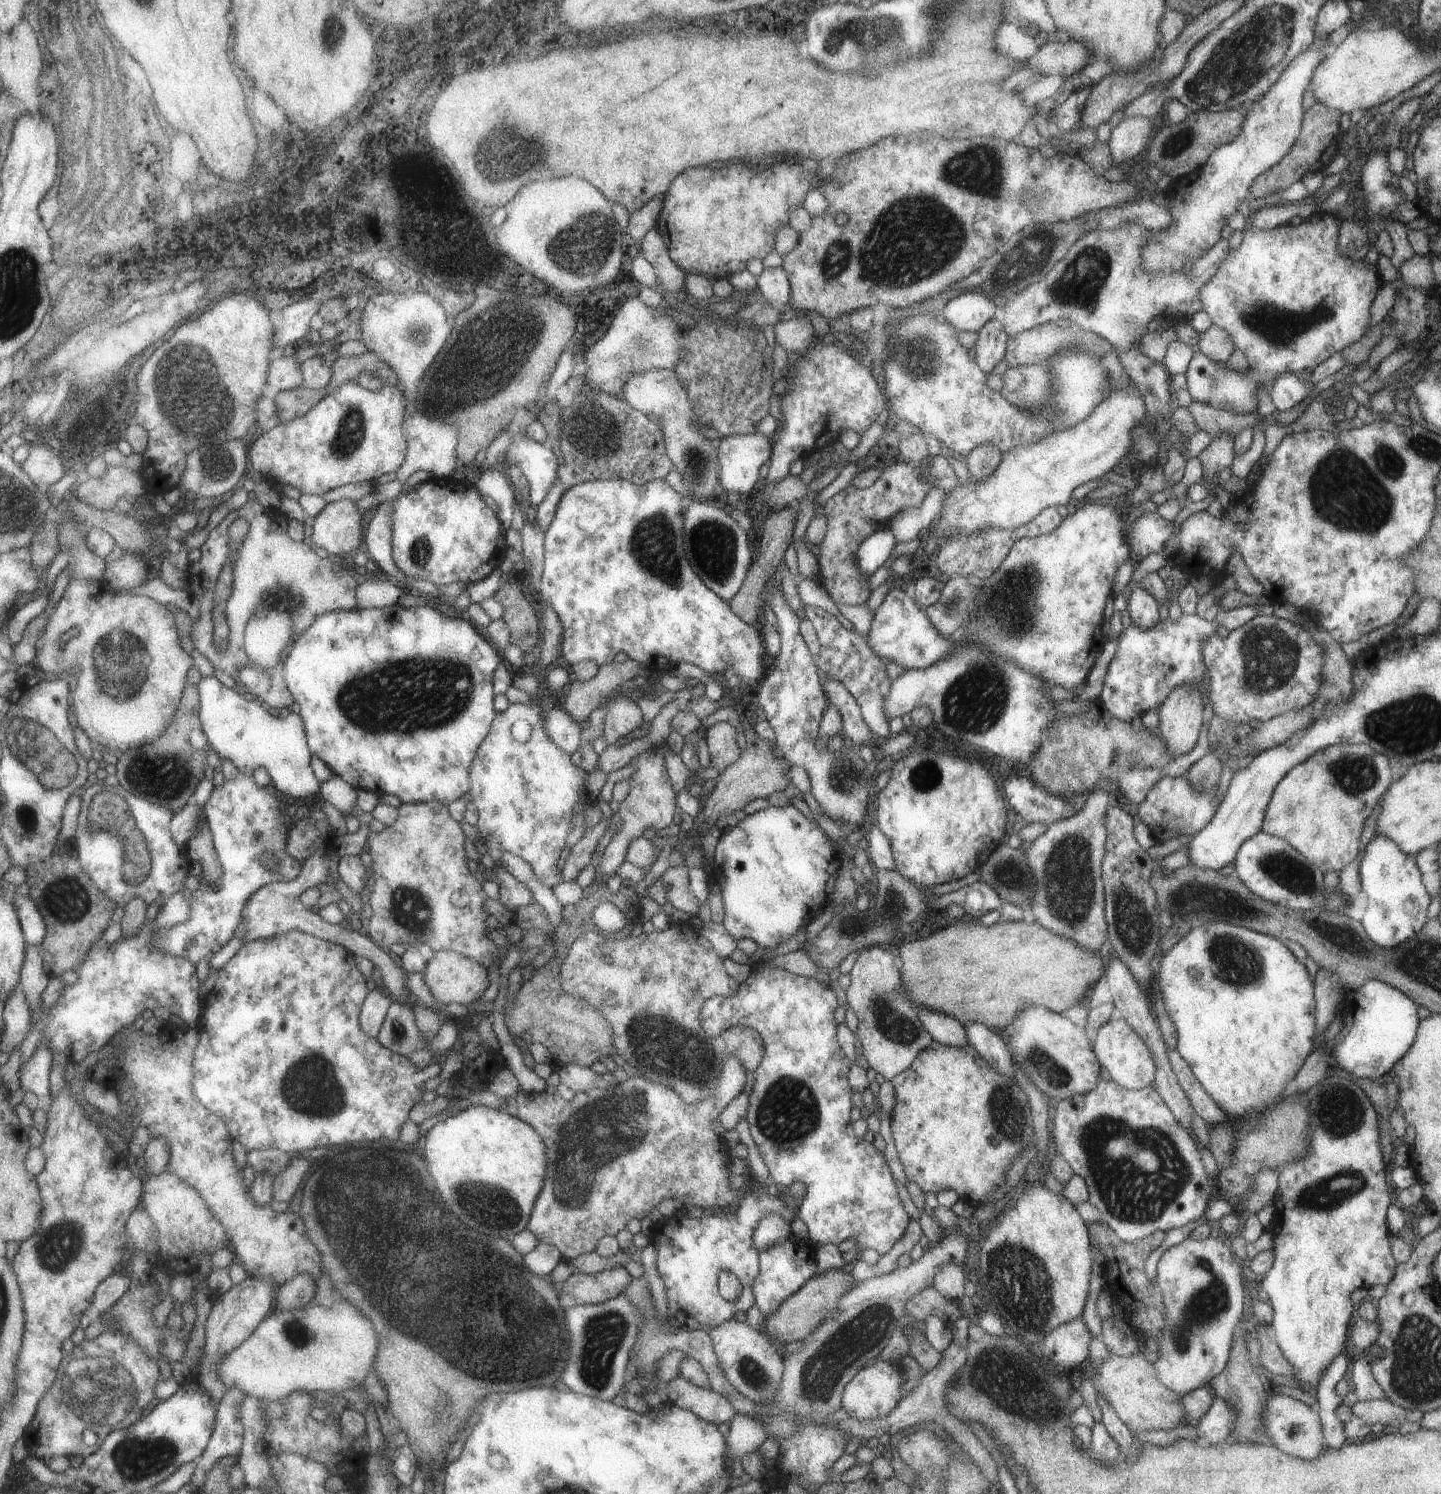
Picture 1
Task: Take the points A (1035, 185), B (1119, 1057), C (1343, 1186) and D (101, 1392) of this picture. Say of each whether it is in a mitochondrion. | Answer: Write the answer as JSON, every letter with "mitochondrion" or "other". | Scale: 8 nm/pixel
{"A":"other","B":"other","C":"mitochondrion","D":"mitochondrion"}

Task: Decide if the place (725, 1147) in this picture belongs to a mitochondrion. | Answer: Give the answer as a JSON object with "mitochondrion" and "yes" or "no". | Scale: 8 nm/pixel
{"mitochondrion":"no"}

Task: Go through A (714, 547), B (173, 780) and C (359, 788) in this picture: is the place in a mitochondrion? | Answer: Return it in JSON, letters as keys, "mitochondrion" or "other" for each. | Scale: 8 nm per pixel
{"A":"mitochondrion","B":"mitochondrion","C":"other"}

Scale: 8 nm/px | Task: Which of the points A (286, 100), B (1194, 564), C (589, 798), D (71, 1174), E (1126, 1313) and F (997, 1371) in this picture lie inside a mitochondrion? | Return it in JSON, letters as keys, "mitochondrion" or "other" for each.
{"A":"other","B":"other","C":"other","D":"other","E":"other","F":"mitochondrion"}

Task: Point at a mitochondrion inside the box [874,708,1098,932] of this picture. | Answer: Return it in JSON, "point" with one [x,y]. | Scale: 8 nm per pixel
{"point":[925,777]}

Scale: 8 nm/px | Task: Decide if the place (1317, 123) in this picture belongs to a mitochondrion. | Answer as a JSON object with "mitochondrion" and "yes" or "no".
{"mitochondrion":"no"}

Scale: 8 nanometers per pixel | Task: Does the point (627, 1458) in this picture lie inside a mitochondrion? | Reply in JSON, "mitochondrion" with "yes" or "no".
{"mitochondrion":"no"}

